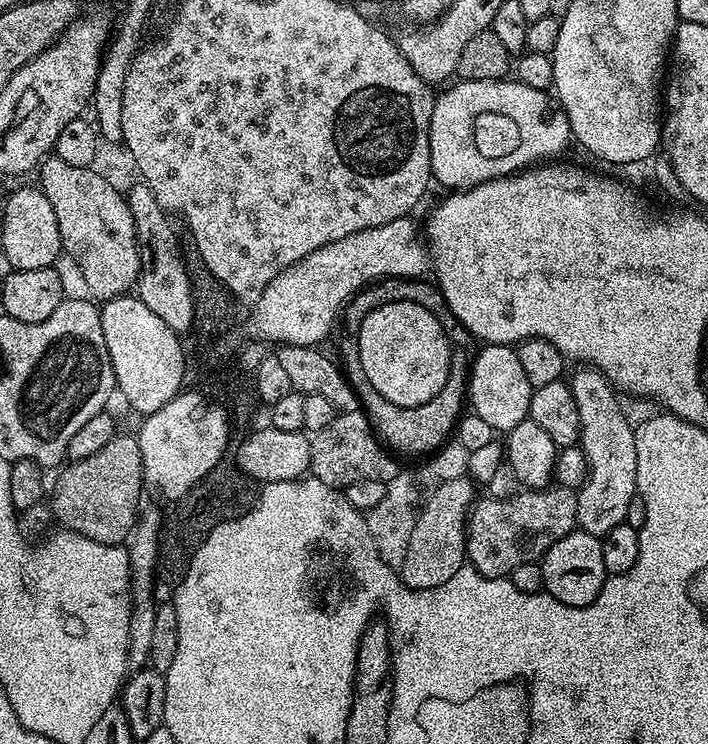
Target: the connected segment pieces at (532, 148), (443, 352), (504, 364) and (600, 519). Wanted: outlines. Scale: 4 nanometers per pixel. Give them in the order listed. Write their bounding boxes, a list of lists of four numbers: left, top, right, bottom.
[[430,78,573,190],[358,300,453,406],[468,343,533,434],[570,366,638,538]]

